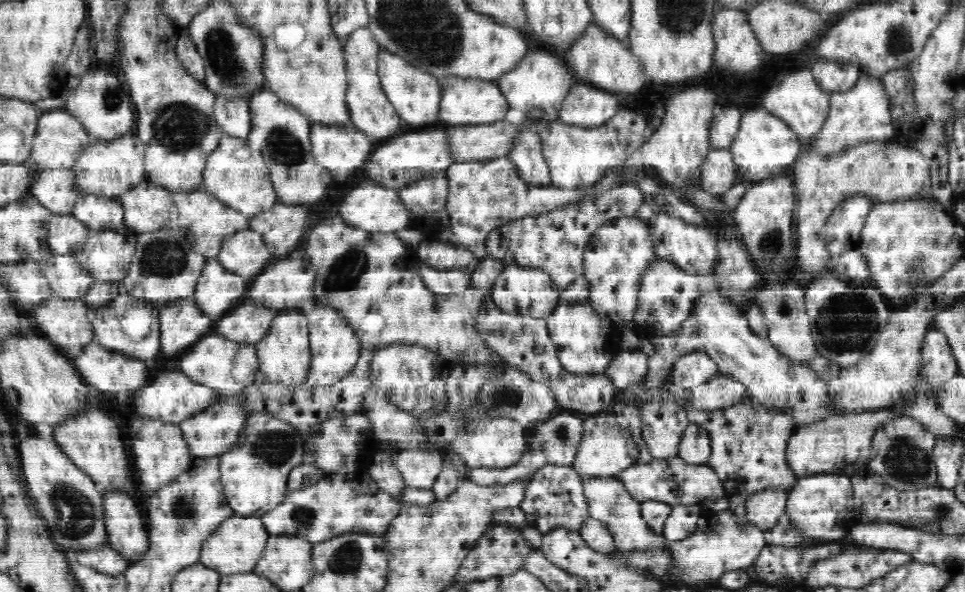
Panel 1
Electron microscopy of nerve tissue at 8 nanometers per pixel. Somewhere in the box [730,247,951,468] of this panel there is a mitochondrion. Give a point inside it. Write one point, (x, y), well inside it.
(847, 325)

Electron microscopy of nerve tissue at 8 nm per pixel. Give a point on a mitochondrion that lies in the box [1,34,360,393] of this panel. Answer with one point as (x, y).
(180, 126)

